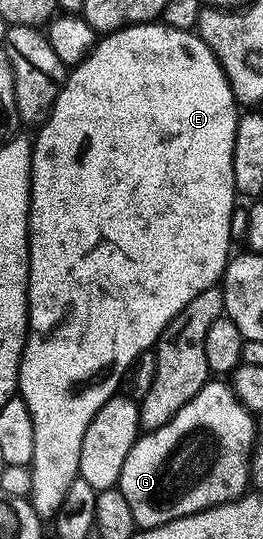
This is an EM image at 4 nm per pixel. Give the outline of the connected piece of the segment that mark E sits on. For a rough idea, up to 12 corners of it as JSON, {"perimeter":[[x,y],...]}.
{"perimeter":[[199,34],[97,38],[34,135],[32,508],[233,246]]}

